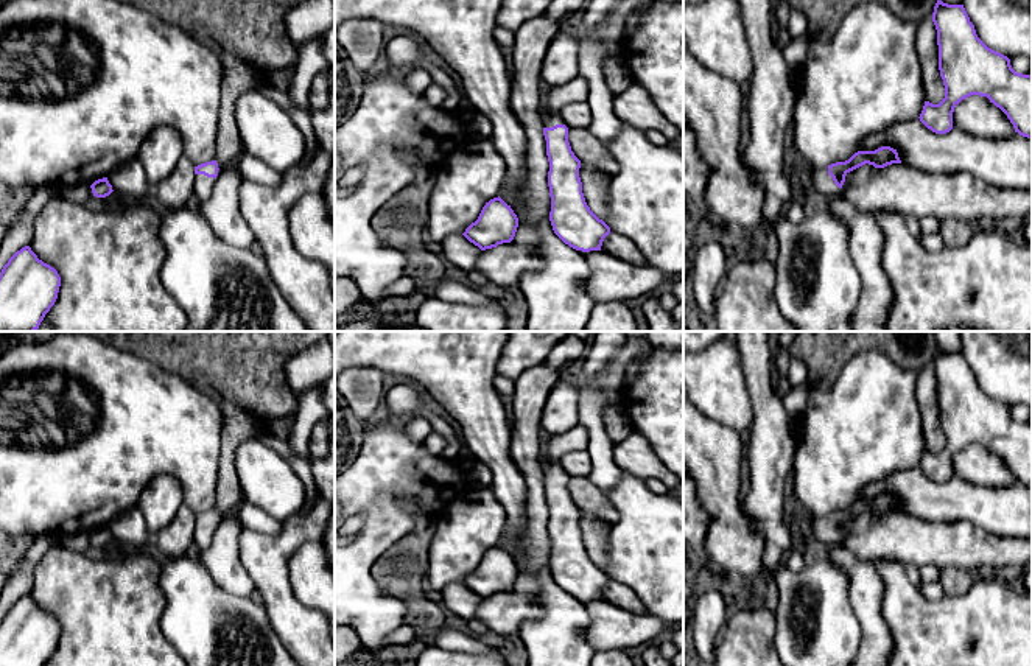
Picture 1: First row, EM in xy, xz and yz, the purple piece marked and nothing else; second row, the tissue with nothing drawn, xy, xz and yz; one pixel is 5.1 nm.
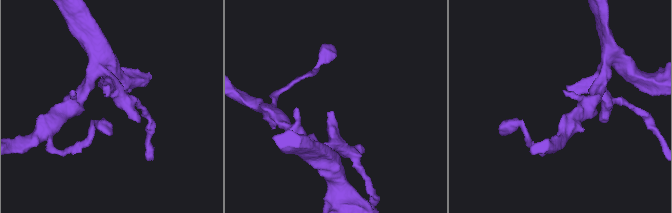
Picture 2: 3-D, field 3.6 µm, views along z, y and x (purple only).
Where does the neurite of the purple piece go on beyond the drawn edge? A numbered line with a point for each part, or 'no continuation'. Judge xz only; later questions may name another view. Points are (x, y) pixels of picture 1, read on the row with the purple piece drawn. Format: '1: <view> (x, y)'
1: xz (558, 97)

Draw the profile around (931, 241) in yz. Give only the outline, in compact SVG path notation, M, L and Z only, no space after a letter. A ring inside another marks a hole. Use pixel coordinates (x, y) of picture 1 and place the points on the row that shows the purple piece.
M921 233L921 237L917 241L928 252L939 252L942 249L946 249L945 241L940 233Z

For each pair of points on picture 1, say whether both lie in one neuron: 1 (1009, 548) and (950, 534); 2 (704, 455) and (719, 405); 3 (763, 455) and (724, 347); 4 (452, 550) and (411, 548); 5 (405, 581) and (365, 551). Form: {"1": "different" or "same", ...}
{"1": "same", "2": "different", "3": "different", "4": "different", "5": "different"}

